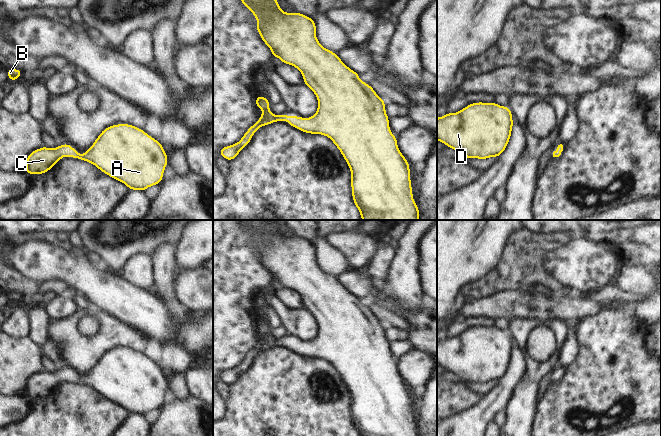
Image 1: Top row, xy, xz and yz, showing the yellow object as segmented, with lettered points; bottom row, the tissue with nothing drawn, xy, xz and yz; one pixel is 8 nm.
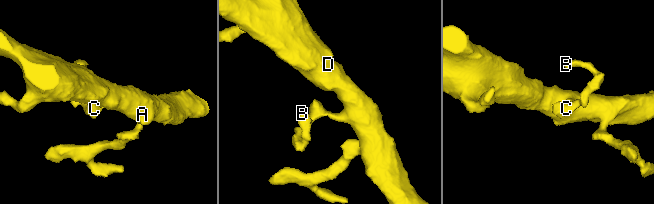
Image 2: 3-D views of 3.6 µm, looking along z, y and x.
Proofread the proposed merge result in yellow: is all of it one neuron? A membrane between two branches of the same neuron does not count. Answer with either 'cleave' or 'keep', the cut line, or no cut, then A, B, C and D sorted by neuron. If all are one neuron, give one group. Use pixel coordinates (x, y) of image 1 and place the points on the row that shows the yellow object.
keep; no cut; A B C D

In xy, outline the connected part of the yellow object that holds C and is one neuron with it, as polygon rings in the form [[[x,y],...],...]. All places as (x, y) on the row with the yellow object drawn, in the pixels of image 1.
[[[115,124],[105,128],[83,155],[67,143],[53,149],[43,146],[32,151],[27,156],[24,170],[30,175],[45,174],[64,156],[89,162],[101,172],[125,184],[130,190],[142,192],[148,187],[161,184],[168,164],[168,156],[158,140],[144,132],[142,128],[131,124]]]

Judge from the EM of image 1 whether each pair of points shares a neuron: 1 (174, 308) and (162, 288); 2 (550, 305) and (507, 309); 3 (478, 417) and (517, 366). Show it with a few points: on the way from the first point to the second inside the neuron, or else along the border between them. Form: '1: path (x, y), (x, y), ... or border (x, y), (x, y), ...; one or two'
1: path (172, 303), (166, 293); one
2: path (539, 306), (518, 306); one
3: path (491, 404), (502, 393), (511, 379); one

